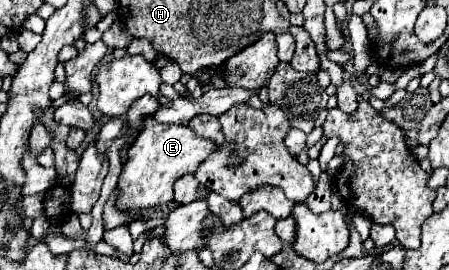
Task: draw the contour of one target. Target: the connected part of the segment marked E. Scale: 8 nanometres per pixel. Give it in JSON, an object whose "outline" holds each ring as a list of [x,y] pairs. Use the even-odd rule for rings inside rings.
{"outline":[[[147,119],[137,139],[127,149],[127,161],[117,181],[117,209],[119,211],[141,211],[153,205],[163,205],[173,201],[173,185],[185,173],[193,173],[203,159],[215,149],[211,139],[197,137],[185,125],[165,125],[153,119]]]}

